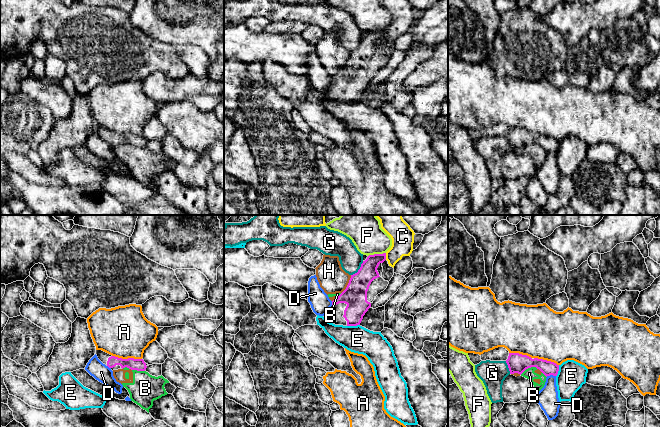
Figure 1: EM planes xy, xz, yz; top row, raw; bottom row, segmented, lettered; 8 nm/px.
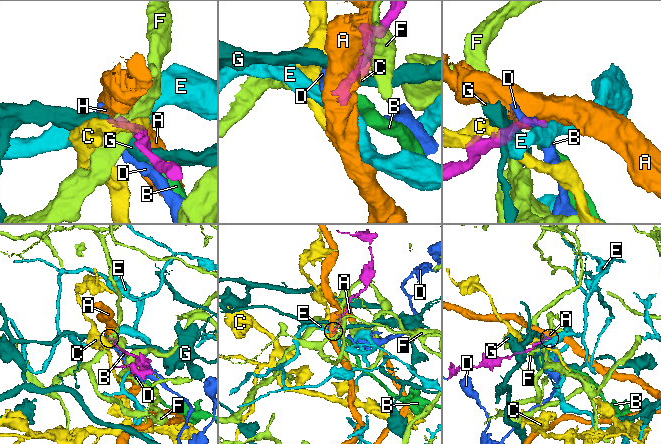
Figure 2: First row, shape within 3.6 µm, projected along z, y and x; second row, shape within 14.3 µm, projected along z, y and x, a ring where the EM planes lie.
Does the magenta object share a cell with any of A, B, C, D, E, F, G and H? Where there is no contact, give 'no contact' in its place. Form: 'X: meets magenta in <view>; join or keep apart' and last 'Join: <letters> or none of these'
A: meets magenta in xy; keep apart
B: meets magenta in yz; keep apart
C: meets magenta in xz; keep apart
D: meets magenta in yz; keep apart
E: meets magenta in xz; keep apart
F: meets magenta in xz; keep apart
G: meets magenta in xz; keep apart
H: meets magenta in xz; keep apart
Join: none of these

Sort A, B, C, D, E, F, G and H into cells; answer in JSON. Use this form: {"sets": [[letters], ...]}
{"sets": [["A"], ["B", "H"], ["C"], ["D"], ["E"], ["F"], ["G"]]}

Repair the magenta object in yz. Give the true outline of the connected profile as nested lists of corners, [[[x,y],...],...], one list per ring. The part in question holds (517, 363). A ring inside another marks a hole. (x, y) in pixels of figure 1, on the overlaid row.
[[[509,353],[508,359],[506,360],[510,374],[518,373],[522,374],[526,369],[536,367],[546,377],[553,375],[557,376],[559,371],[559,365],[554,362],[534,358],[519,353]]]

